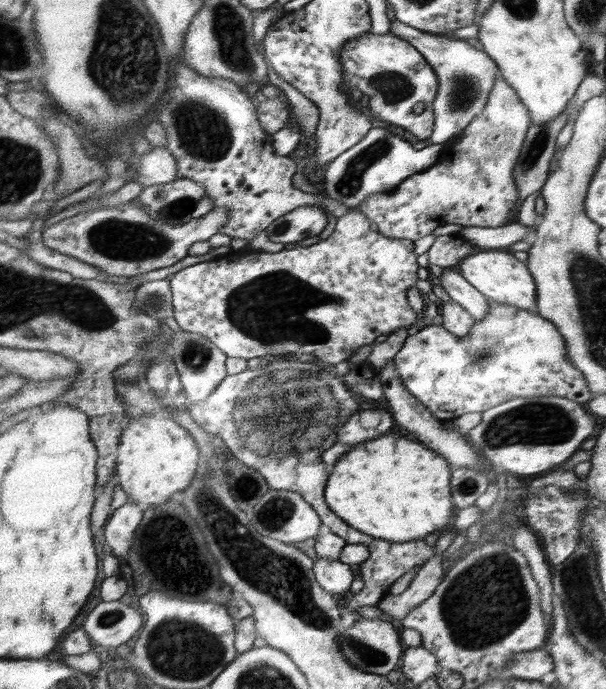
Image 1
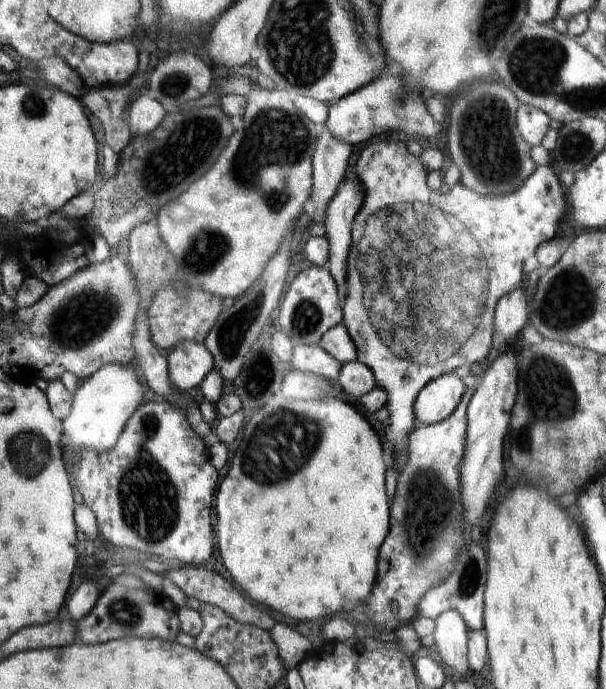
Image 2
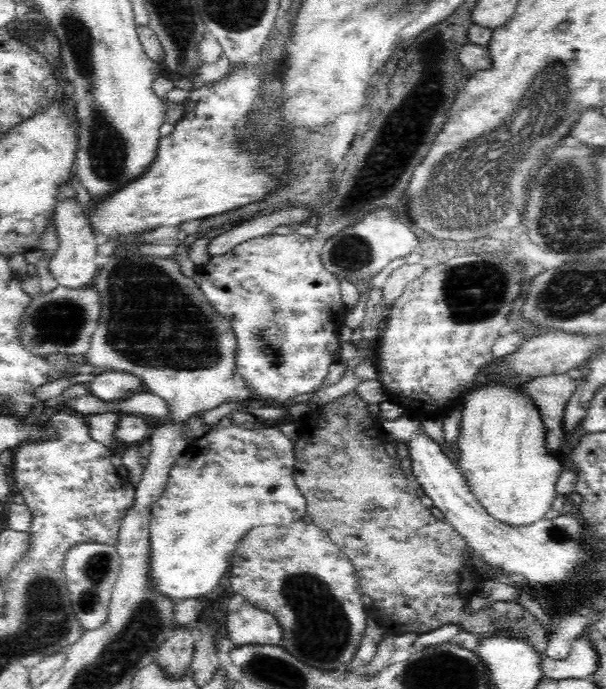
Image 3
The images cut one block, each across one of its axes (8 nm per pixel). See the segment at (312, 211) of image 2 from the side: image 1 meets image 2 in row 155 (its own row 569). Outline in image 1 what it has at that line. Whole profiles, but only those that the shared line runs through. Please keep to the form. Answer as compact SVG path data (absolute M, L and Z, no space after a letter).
M317 558L313 564L313 571L318 584L334 594L336 597L348 592L354 582L354 572L350 565L339 560L328 560L328 558Z

